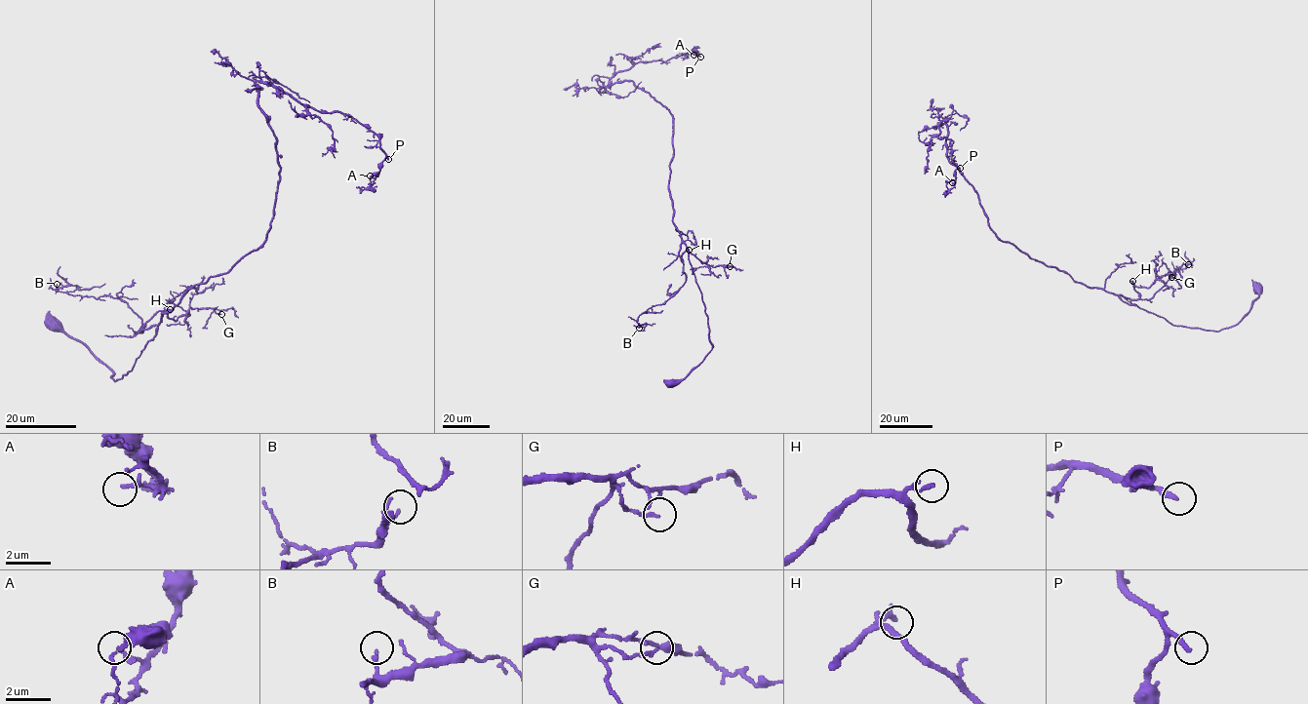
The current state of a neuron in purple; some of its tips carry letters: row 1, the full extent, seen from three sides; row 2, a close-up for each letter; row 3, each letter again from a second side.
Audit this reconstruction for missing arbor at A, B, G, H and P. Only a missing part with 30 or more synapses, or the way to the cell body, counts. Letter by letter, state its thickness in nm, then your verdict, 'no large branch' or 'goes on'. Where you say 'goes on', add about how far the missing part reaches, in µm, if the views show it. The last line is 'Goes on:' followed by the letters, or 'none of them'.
A: 130 nm | no large branch
B: 160 nm | no large branch
G: 140 nm | no large branch
H: 180 nm | no large branch
P: 240 nm | goes on | 15 µm
Goes on: P

